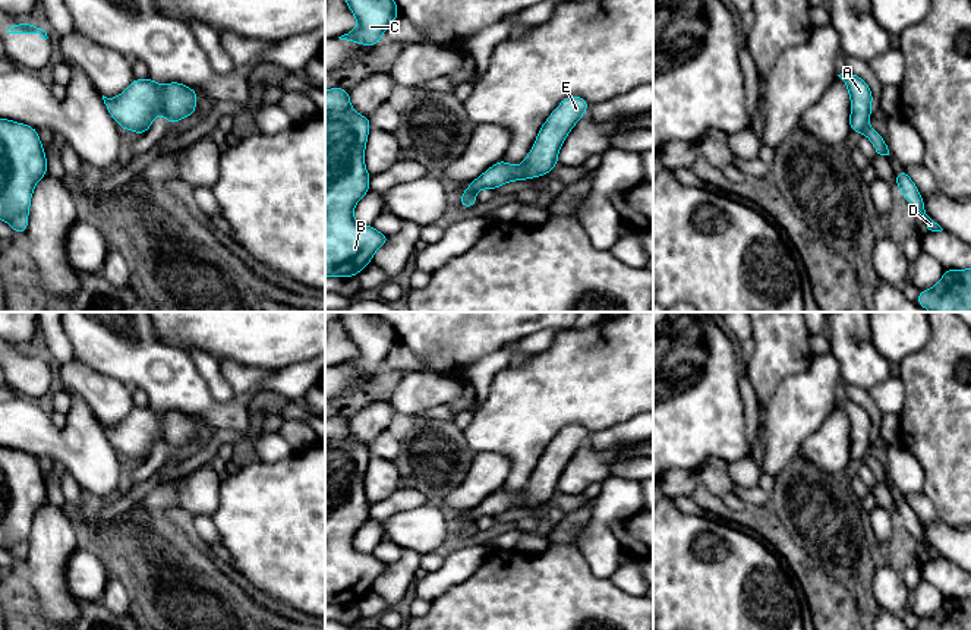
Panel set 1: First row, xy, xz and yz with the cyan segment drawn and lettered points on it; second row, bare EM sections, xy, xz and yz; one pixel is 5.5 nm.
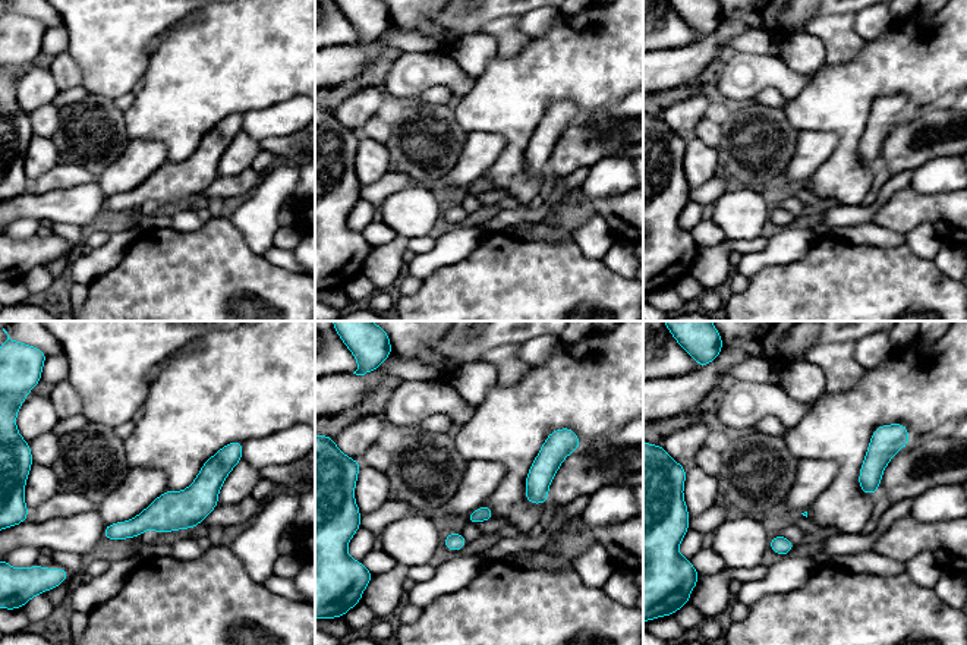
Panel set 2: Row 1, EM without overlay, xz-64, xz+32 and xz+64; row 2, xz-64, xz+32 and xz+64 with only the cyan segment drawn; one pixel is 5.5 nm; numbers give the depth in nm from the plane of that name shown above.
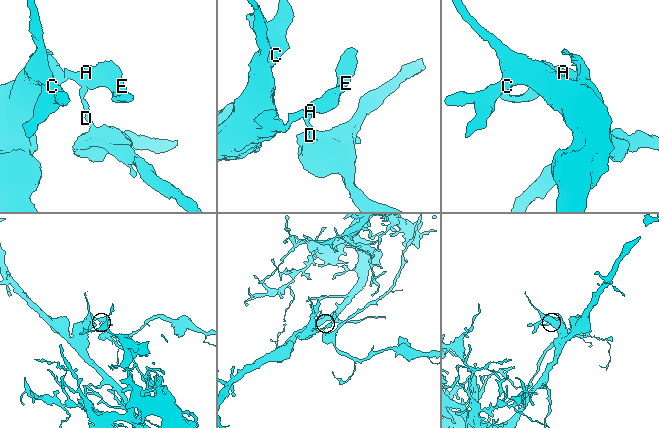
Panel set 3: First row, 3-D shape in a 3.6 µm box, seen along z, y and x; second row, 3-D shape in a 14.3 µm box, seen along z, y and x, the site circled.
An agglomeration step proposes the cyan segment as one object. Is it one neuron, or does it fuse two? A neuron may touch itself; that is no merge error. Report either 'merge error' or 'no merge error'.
merge error

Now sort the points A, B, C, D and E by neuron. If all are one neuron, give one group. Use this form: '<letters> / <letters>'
A B C E / D

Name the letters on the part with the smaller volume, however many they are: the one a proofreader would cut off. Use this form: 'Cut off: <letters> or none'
Cut off: D

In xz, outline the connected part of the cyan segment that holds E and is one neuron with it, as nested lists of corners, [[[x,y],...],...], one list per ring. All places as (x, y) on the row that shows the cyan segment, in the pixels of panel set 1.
[[[573,95],[564,98],[542,125],[537,138],[520,166],[511,166],[501,160],[483,174],[469,183],[466,192],[458,195],[475,195],[480,189],[499,188],[508,182],[527,180],[548,174],[558,164],[558,151],[574,125],[584,116],[589,101]]]

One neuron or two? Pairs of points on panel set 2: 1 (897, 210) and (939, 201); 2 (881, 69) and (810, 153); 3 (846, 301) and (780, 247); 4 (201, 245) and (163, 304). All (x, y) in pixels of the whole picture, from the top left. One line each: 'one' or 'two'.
1: one
2: two
3: two
4: one

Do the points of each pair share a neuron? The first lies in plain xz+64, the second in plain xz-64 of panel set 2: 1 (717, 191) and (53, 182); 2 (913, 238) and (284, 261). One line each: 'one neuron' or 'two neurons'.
1: one neuron
2: two neurons

